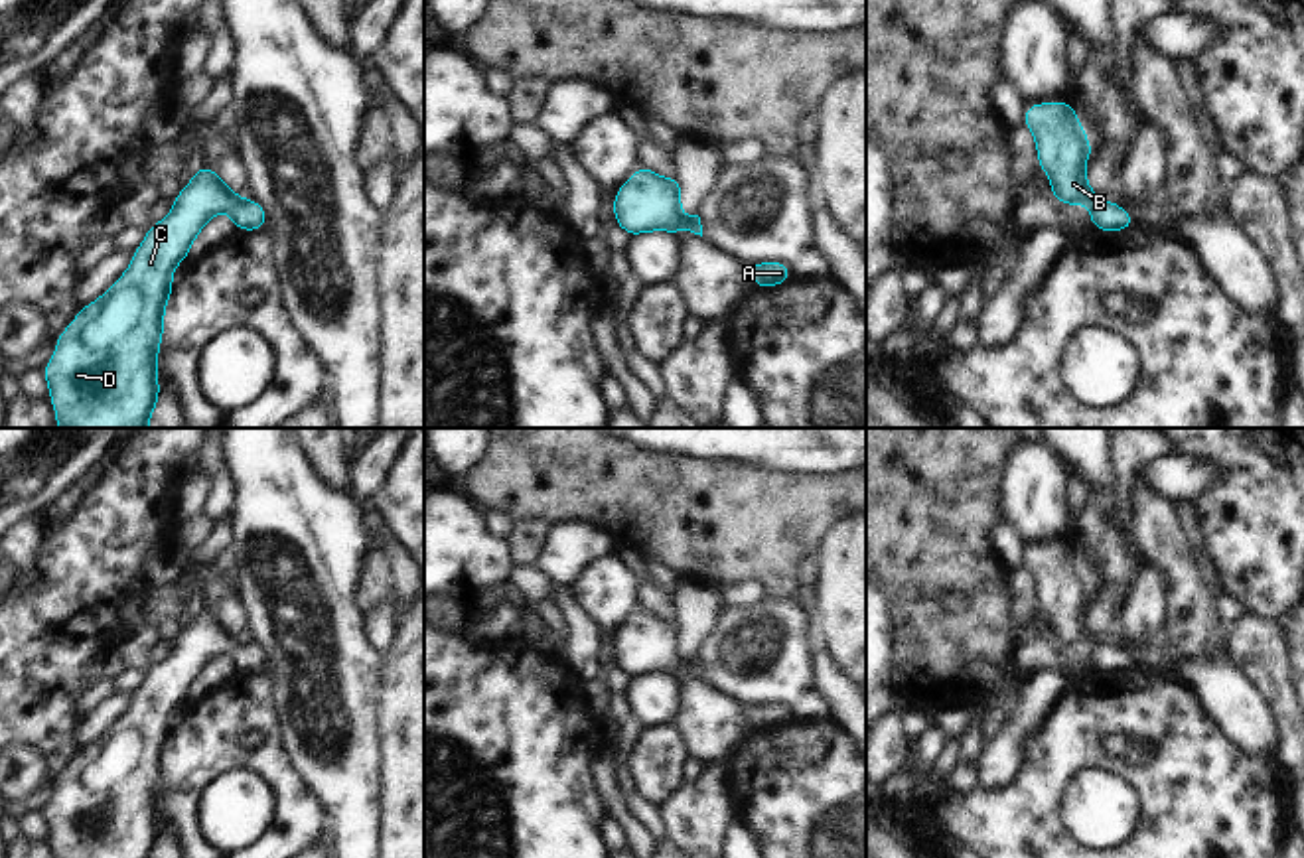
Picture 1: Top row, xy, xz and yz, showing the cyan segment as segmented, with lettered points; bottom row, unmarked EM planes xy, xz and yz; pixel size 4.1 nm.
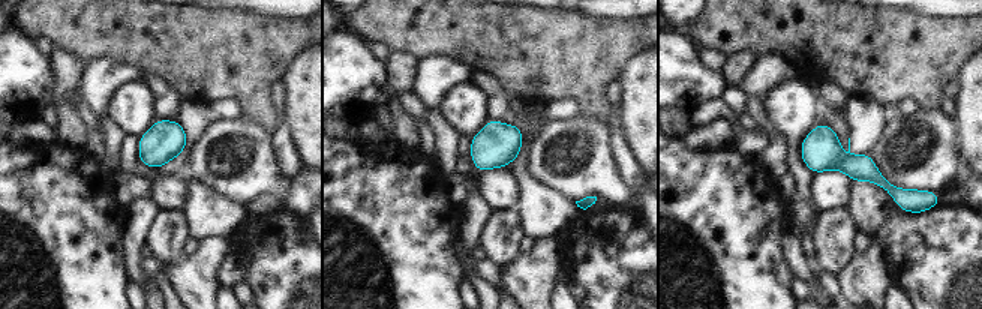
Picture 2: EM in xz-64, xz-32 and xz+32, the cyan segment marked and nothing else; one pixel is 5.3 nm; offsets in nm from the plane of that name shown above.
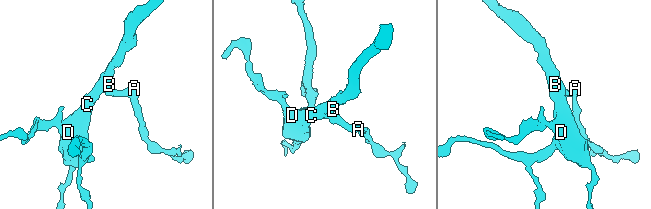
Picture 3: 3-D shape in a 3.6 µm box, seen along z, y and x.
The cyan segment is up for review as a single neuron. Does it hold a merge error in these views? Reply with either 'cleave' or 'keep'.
keep

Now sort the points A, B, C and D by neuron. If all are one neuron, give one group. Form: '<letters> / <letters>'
A B C D

